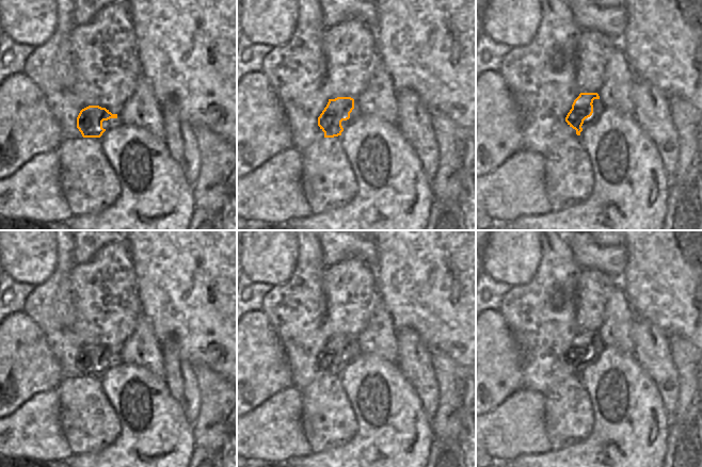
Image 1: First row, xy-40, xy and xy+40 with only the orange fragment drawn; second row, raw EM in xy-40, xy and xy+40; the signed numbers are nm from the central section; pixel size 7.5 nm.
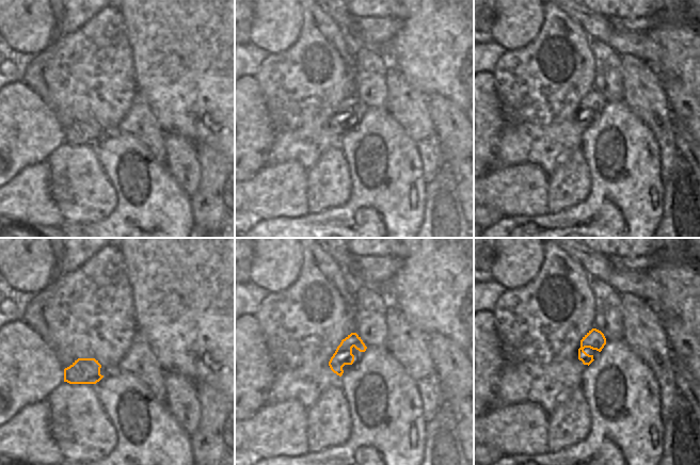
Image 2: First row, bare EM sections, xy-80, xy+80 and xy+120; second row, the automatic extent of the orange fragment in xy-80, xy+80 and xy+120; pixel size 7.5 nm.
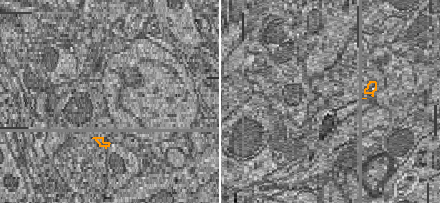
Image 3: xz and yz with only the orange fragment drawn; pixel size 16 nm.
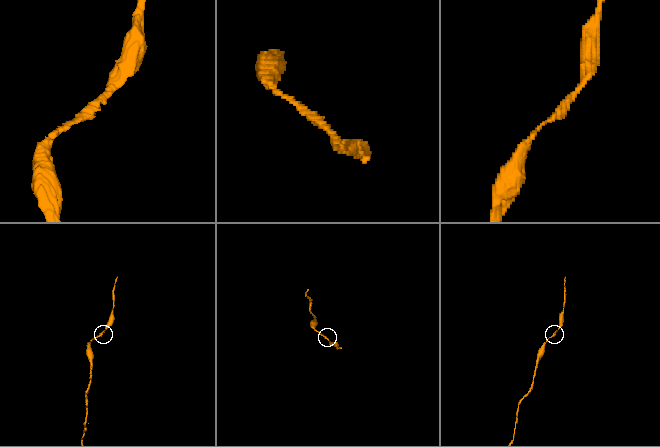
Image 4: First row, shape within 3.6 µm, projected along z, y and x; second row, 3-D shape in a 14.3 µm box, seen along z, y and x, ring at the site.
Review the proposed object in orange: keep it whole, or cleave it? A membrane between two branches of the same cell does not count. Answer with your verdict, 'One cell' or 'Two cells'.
One cell

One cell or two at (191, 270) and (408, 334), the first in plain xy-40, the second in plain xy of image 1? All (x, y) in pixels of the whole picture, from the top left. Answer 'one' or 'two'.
two

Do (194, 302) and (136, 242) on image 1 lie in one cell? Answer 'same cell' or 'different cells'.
same cell

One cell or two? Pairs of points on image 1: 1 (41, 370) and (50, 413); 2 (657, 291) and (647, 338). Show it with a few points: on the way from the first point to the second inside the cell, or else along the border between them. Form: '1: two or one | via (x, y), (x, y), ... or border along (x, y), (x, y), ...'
1: two | border along (57, 388), (37, 392), (24, 403)
2: two | border along (635, 315), (651, 320), (669, 338)

